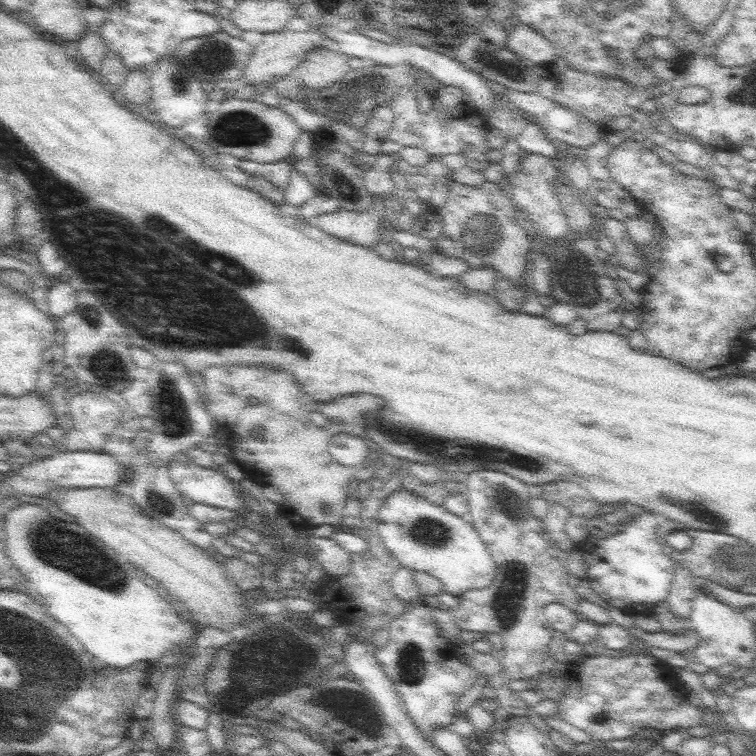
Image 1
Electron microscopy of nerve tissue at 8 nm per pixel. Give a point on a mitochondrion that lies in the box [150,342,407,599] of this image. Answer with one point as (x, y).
(171, 403)

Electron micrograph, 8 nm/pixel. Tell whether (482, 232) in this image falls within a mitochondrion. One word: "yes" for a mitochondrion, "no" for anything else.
yes

